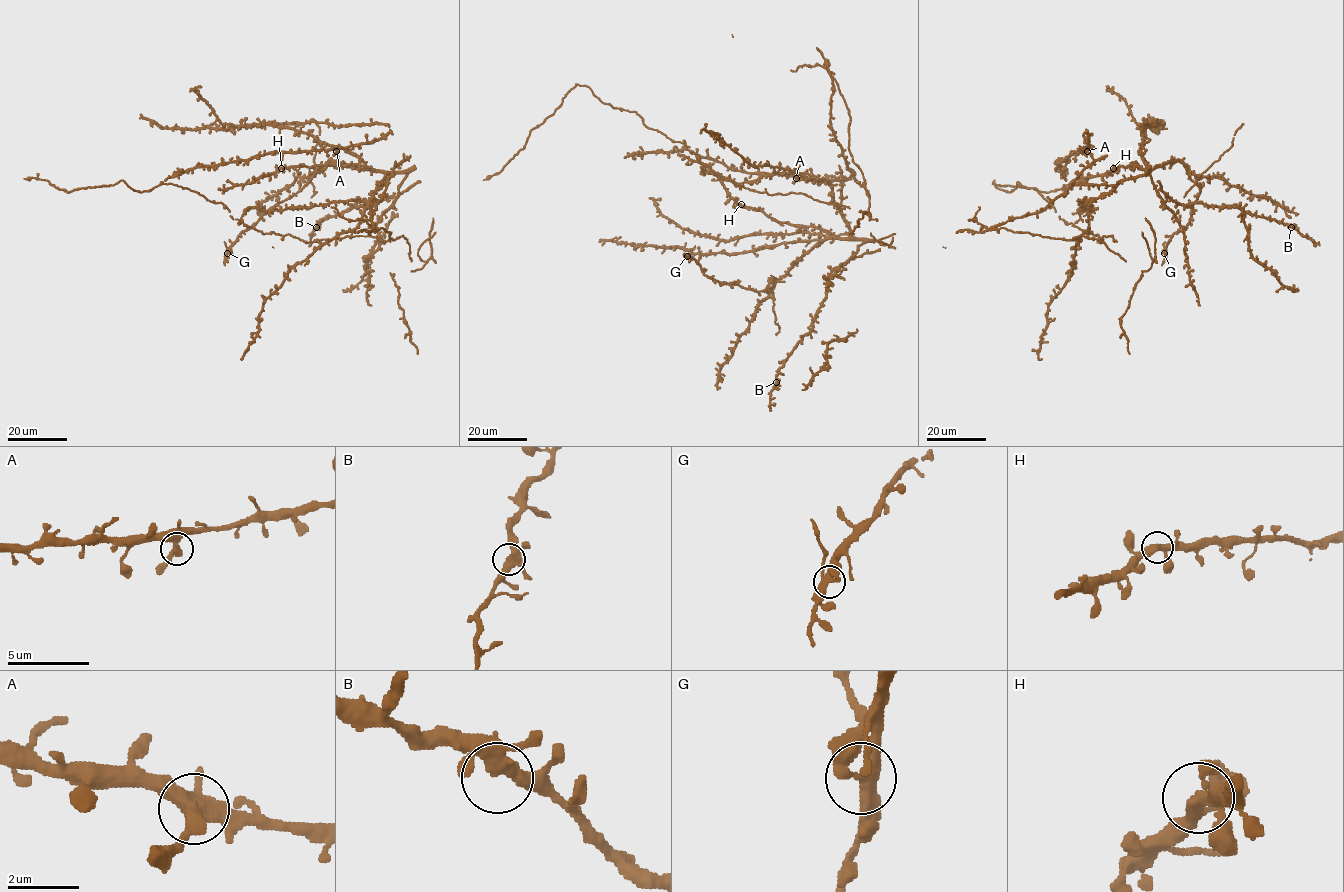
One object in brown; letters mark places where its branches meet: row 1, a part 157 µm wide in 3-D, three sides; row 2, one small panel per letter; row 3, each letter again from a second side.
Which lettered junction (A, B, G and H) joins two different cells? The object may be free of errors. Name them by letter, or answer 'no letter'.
G

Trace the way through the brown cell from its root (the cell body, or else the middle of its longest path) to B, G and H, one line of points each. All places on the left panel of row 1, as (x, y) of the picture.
B: (367, 201), (384, 179), (406, 174), (393, 202), (395, 197), (387, 197), (351, 206), (316, 227)
G: (367, 201), (390, 175), (328, 161), (298, 191), (274, 204), (244, 230), (227, 253)
H: (367, 201), (390, 176), (387, 173), (374, 172), (368, 167), (354, 165), (281, 168)

